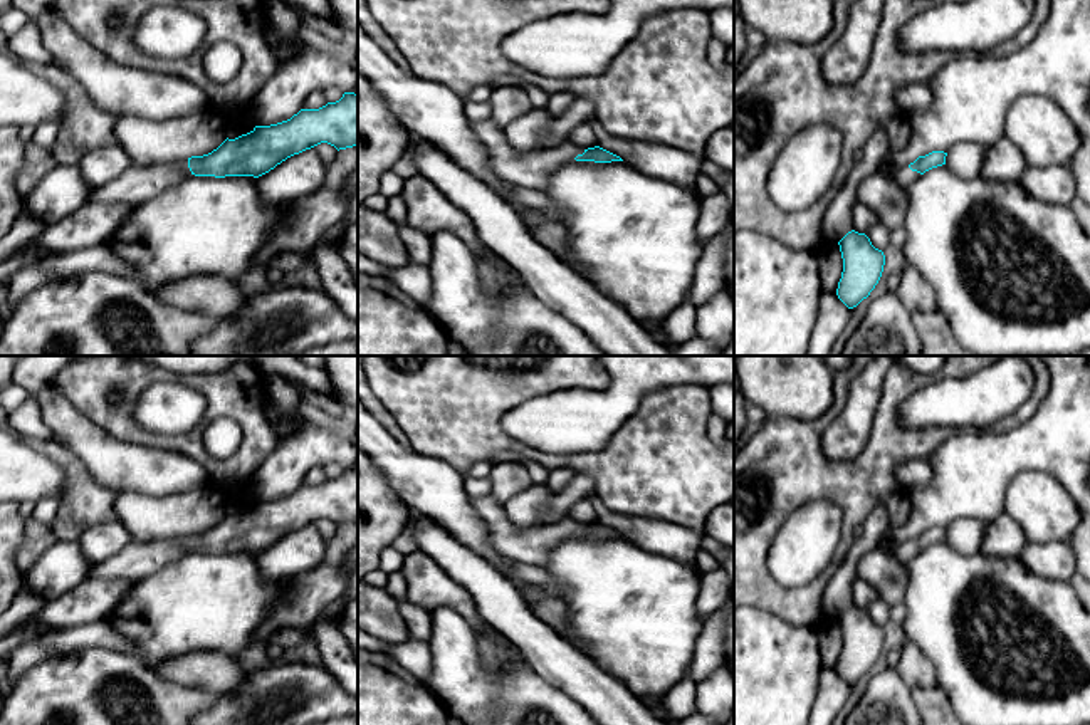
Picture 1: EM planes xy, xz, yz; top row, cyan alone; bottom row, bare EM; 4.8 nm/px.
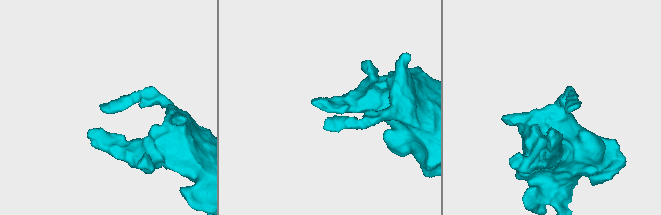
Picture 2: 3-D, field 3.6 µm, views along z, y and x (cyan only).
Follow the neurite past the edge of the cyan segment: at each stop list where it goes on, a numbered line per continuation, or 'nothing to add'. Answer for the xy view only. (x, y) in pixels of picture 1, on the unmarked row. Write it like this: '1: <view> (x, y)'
1: xy (136, 561)

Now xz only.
1: xz (529, 546)

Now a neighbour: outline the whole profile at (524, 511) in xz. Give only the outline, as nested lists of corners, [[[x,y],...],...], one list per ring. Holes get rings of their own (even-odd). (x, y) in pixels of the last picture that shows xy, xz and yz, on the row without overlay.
[[[536,485],[509,498],[504,510],[507,519],[517,529],[532,529],[544,525],[541,514],[548,507],[549,500],[551,490],[548,487]]]

